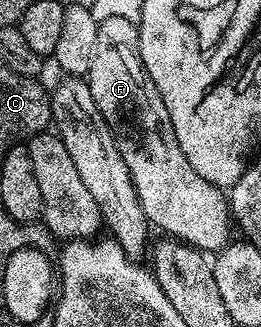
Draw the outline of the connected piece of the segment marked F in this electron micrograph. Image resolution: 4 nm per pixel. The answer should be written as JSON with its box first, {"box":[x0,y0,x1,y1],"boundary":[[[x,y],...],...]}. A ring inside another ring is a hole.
{"box":[86,16,229,255],"boundary":[[[111,16],[98,22],[94,59],[90,59],[86,80],[98,111],[114,135],[114,143],[122,155],[122,163],[126,163],[132,176],[136,198],[142,205],[149,226],[156,228],[157,225],[164,232],[161,234],[184,241],[208,255],[215,254],[229,244],[229,198],[217,185],[206,183],[206,179],[202,179],[202,175],[198,175],[194,167],[190,167],[186,155],[182,155],[182,147],[178,147],[178,135],[174,135],[174,123],[170,123],[170,111],[166,111],[166,103],[162,103],[162,95],[158,87],[154,87],[140,58],[140,30],[133,18]]]}

